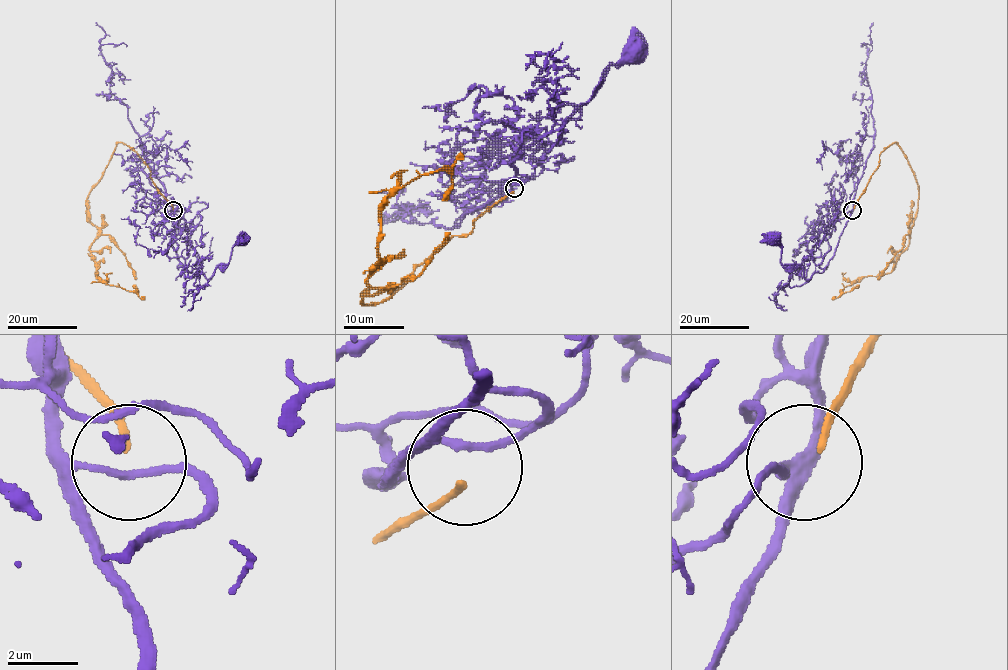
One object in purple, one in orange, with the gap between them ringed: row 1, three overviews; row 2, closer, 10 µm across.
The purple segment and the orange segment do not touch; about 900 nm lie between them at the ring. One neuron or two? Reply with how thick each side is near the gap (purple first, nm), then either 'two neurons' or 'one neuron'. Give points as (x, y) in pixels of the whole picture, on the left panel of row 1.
200 nm thick on the purple side, 200 nm on the other; two neurons

